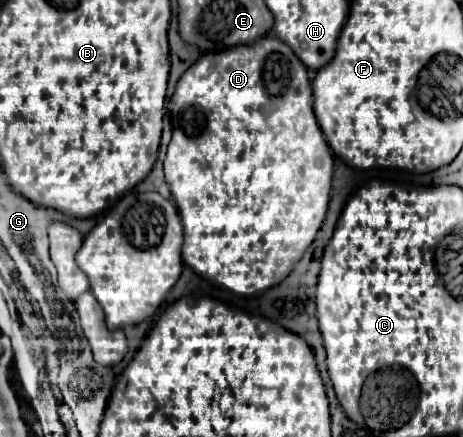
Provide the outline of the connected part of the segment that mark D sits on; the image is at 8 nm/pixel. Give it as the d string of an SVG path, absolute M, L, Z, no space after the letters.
M269 36L253 44L241 44L223 52L211 52L211 54L201 56L181 76L181 80L177 82L175 94L169 102L169 114L171 114L171 124L173 124L173 138L169 142L167 156L165 156L165 180L171 188L173 200L181 216L183 232L185 232L185 242L182 246L183 262L189 268L193 268L199 276L213 280L229 288L235 294L249 296L249 294L267 290L271 286L277 286L289 276L289 272L301 260L307 246L315 240L315 234L321 228L321 222L325 220L325 212L328 210L330 201L333 154L313 114L313 92L311 92L307 68L291 52L287 44L283 44L279 38L269 38Z

